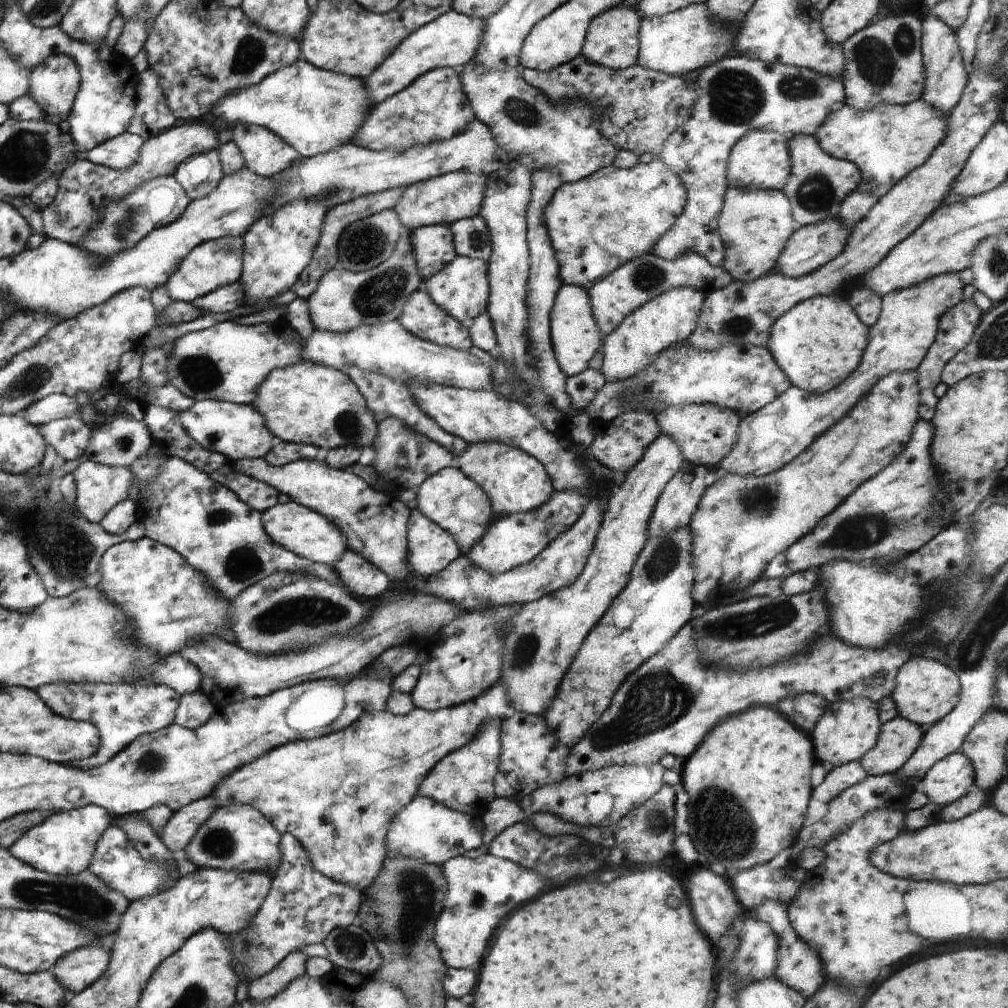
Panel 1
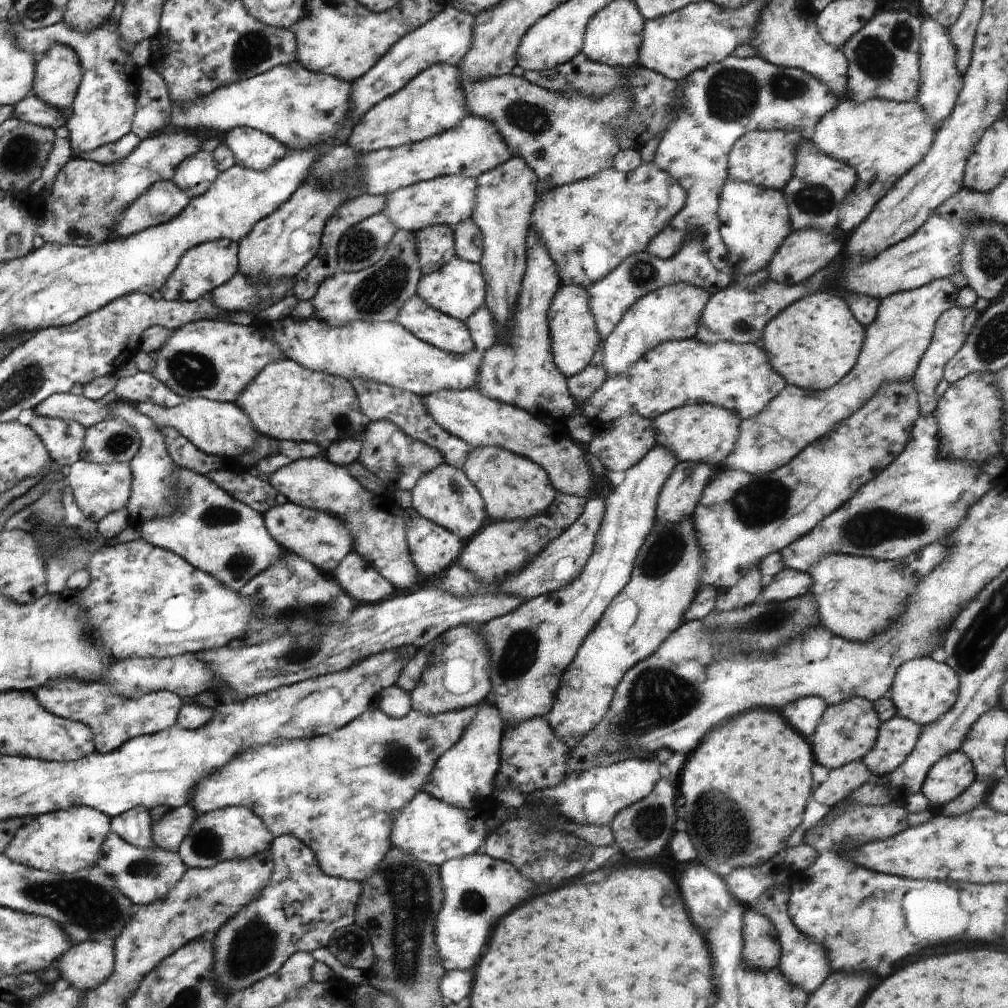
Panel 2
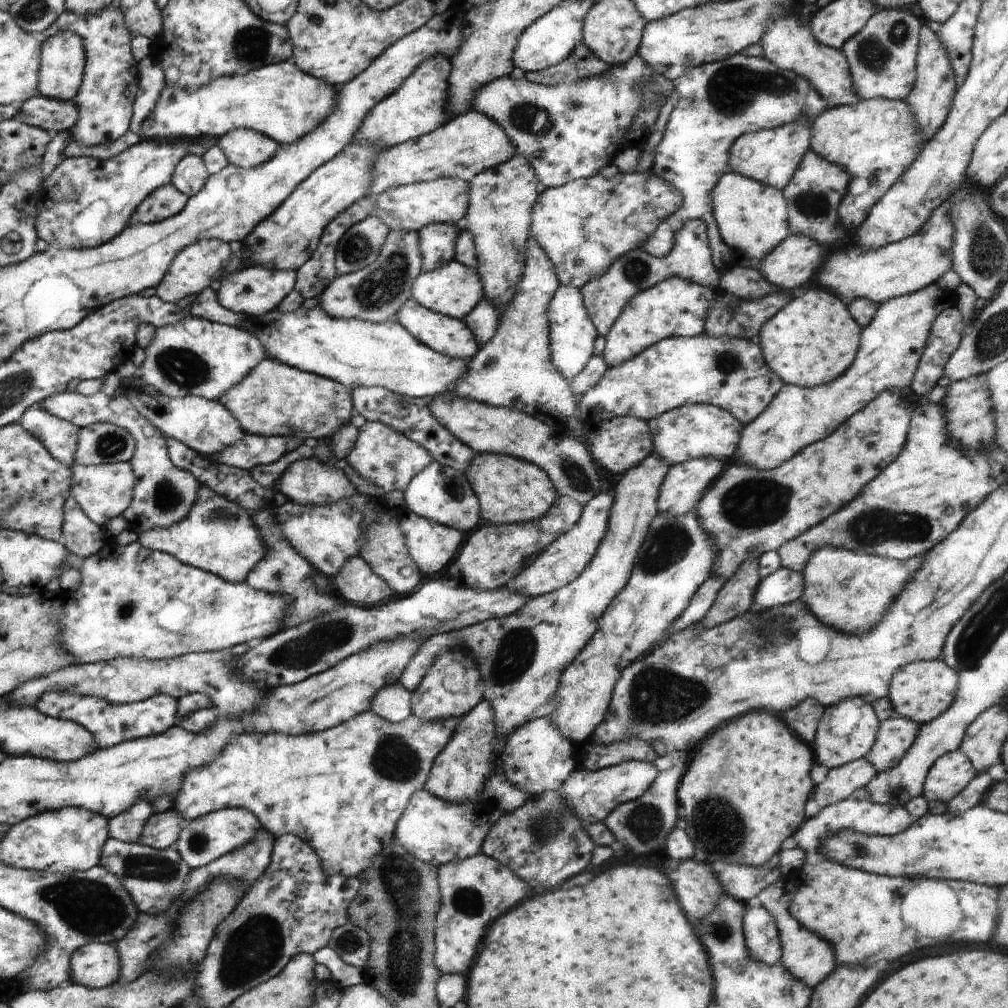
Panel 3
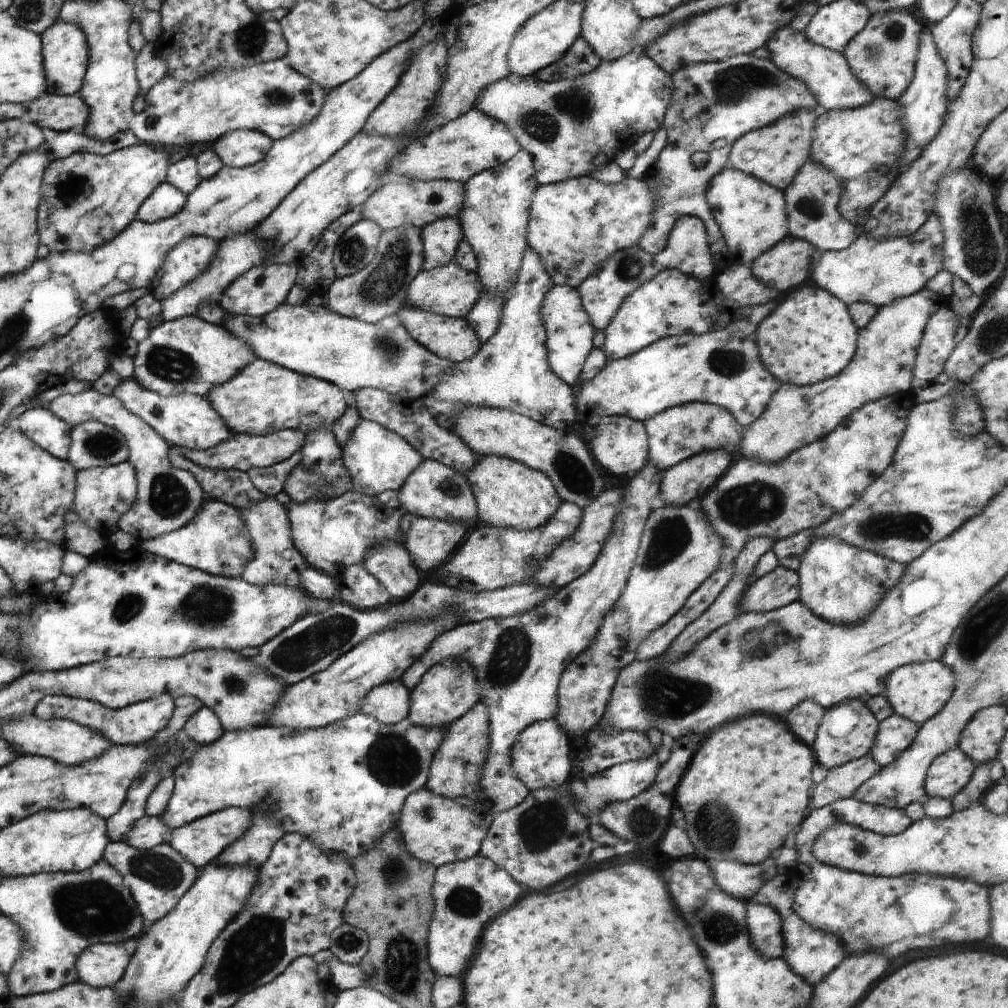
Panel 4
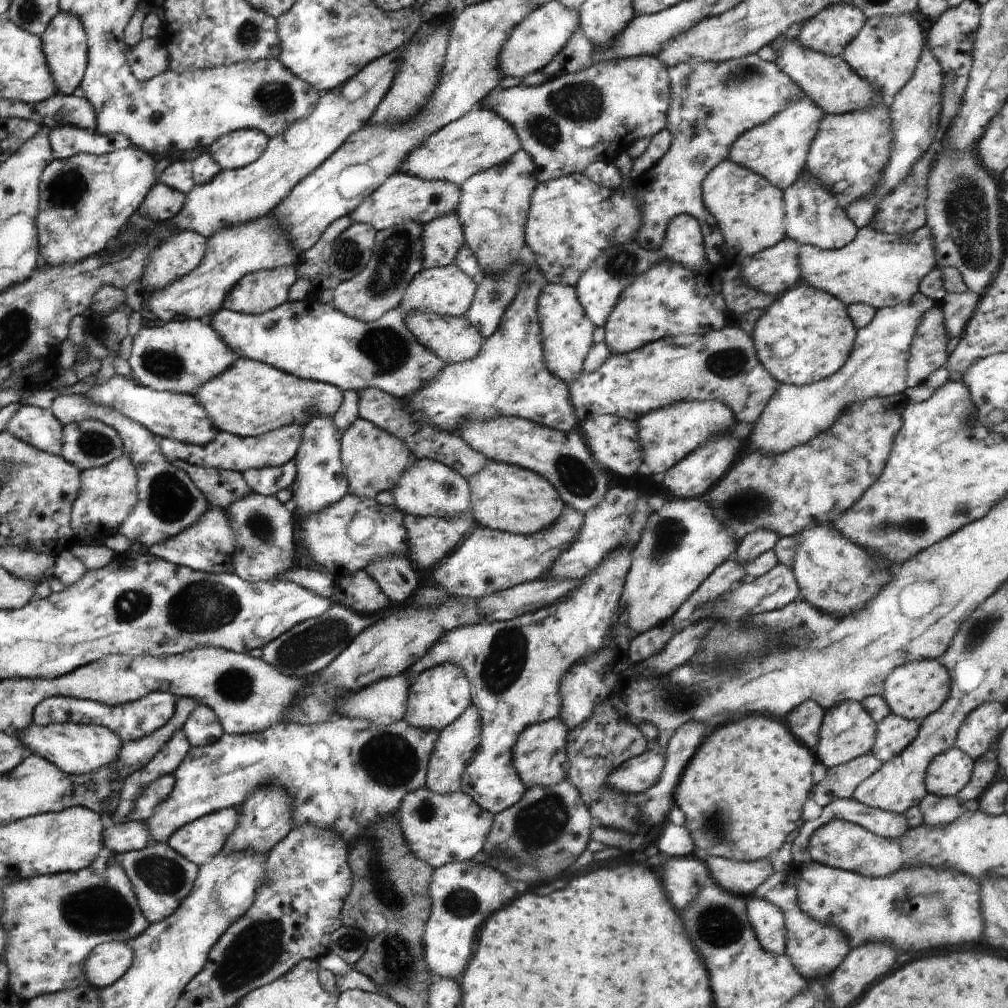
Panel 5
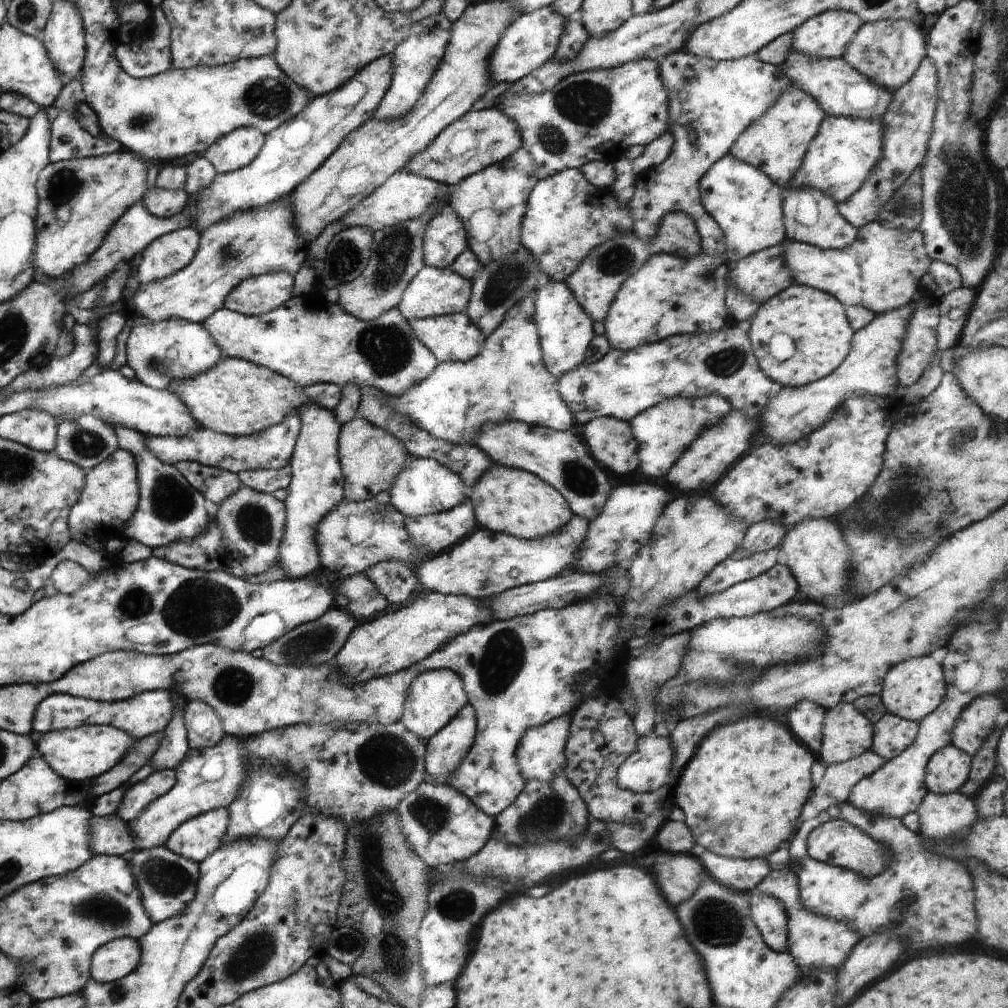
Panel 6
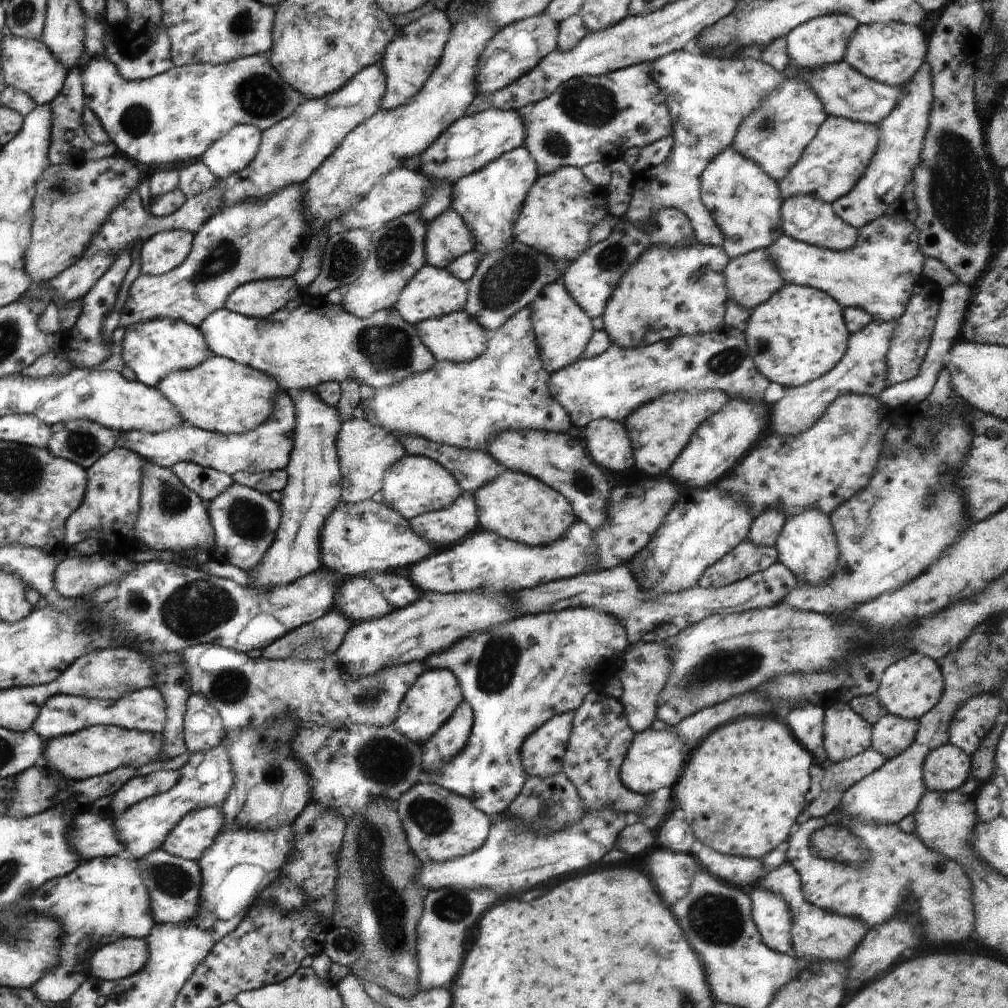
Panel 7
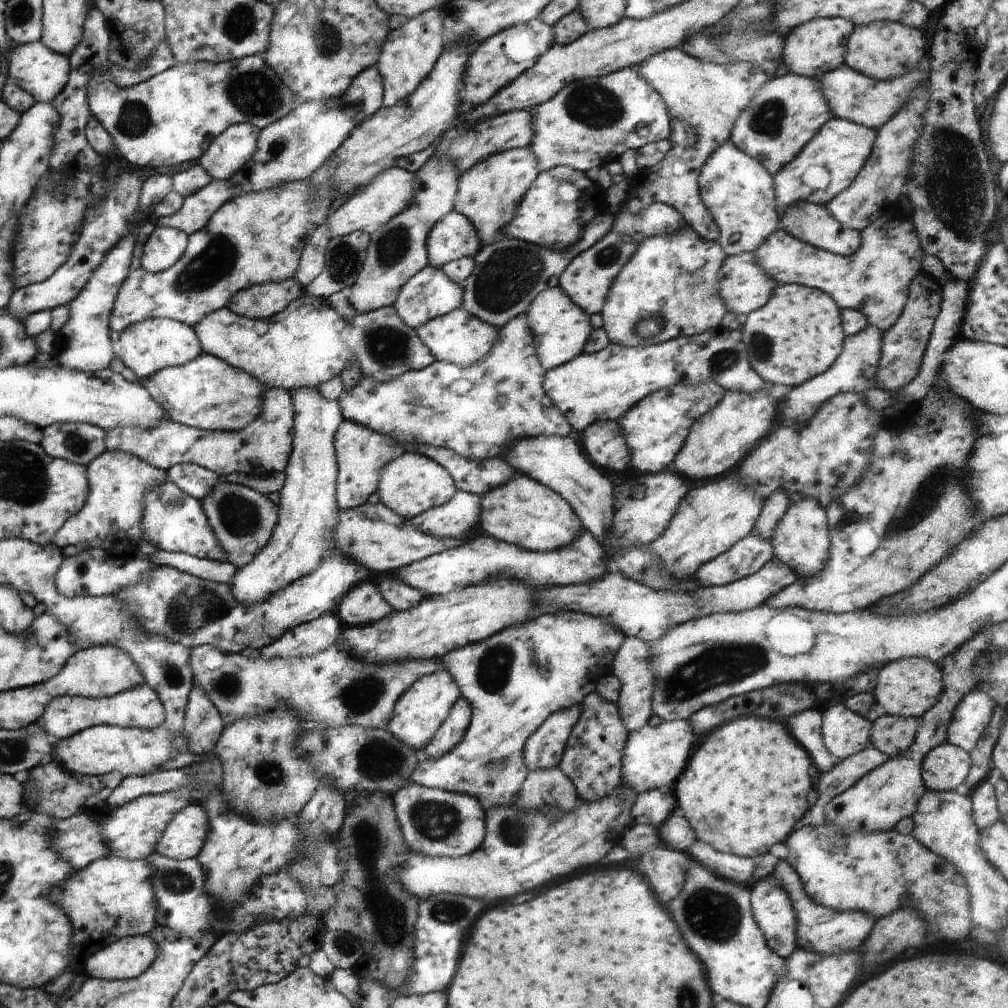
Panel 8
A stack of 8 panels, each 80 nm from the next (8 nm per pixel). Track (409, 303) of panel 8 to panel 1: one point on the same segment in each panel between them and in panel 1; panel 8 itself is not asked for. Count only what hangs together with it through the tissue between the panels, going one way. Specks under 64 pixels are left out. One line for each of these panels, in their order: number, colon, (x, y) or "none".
1: (461, 288)
2: (458, 289)
3: (453, 289)
4: (449, 290)
5: (447, 291)
6: (433, 291)
7: (433, 292)

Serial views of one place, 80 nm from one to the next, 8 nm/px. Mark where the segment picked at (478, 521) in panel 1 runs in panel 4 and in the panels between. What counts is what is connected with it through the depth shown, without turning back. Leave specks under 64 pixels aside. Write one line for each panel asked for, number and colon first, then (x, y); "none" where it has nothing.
2: (444, 495)
3: (441, 494)
4: (433, 490)

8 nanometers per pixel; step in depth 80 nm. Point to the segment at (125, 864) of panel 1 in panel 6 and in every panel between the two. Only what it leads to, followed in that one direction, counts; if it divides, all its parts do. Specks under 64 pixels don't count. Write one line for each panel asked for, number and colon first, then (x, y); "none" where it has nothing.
2: (145, 876)
3: (155, 878)
4: (159, 877)
5: (162, 879)
6: (168, 881)

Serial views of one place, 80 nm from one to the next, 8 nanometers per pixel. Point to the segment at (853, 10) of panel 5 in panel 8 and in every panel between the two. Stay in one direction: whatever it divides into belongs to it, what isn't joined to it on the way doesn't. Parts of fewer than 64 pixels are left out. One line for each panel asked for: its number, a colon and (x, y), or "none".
6: (824, 36)
7: (821, 41)
8: (817, 46)

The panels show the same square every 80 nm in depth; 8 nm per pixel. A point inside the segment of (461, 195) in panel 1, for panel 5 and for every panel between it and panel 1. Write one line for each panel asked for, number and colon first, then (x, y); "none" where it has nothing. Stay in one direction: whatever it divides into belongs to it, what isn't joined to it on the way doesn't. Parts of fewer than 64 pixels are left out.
2: (447, 200)
3: (411, 207)
4: (414, 202)
5: (401, 197)

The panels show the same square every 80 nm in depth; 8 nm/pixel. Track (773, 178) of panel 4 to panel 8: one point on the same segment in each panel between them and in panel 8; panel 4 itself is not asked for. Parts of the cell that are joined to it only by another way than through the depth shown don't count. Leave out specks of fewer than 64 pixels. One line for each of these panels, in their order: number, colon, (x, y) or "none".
5: (777, 150)
6: (776, 143)
7: (774, 136)
8: (783, 116)

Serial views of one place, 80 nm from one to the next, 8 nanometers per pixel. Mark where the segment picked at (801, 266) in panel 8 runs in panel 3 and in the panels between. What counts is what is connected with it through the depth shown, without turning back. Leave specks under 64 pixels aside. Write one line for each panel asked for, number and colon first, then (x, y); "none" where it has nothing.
3: (901, 268)
4: (879, 272)
5: (879, 269)
6: (881, 270)
7: (878, 274)

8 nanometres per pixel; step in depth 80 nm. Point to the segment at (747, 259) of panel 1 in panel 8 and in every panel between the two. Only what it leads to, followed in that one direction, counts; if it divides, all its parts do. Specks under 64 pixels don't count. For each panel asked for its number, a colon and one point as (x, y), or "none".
2: (753, 221)
3: (752, 219)
4: (751, 214)
5: (749, 210)
6: (748, 207)
7: (745, 202)
8: (739, 192)

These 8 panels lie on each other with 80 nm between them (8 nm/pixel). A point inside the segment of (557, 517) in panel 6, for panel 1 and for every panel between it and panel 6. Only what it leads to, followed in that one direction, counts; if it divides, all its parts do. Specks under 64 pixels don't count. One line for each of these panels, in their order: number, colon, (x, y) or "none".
1: (515, 482)
2: (513, 487)
3: (510, 490)
4: (509, 494)
5: (506, 497)

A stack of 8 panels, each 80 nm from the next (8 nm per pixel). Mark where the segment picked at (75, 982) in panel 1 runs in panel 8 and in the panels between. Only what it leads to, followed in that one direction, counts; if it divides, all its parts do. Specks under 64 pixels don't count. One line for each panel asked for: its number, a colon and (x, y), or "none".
2: (88, 965)
3: (95, 965)
4: (101, 965)
5: (109, 962)
6: (117, 958)
7: (124, 957)
8: (127, 958)

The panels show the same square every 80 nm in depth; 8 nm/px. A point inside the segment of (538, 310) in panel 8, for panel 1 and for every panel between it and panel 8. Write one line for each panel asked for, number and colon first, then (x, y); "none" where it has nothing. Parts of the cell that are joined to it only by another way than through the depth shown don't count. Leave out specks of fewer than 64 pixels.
1: (575, 336)
2: (574, 338)
3: (572, 333)
4: (569, 331)
5: (566, 330)
6: (565, 331)
7: (562, 328)

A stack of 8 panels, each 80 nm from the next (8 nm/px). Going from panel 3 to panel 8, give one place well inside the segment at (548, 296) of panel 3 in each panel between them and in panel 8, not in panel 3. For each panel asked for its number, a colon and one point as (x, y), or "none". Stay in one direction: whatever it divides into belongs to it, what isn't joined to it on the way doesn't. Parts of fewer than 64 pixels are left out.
4: (511, 371)
5: (508, 376)
6: (507, 381)
7: (465, 405)
8: (478, 411)

